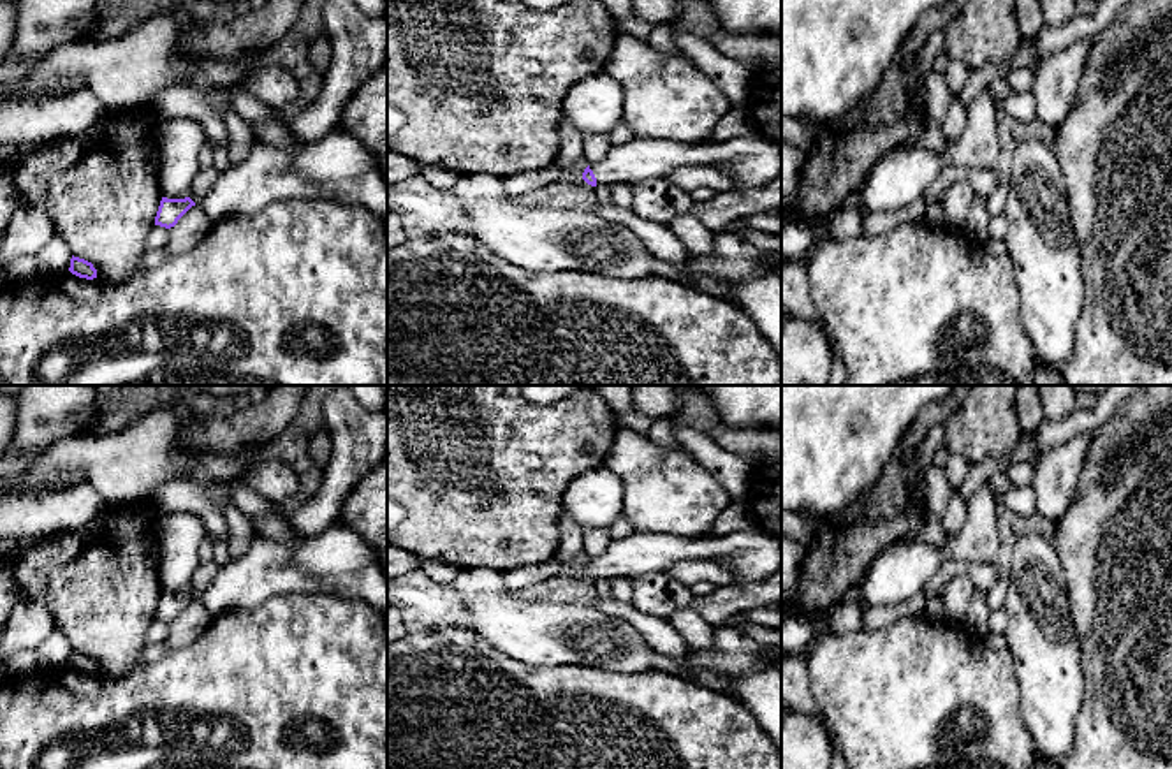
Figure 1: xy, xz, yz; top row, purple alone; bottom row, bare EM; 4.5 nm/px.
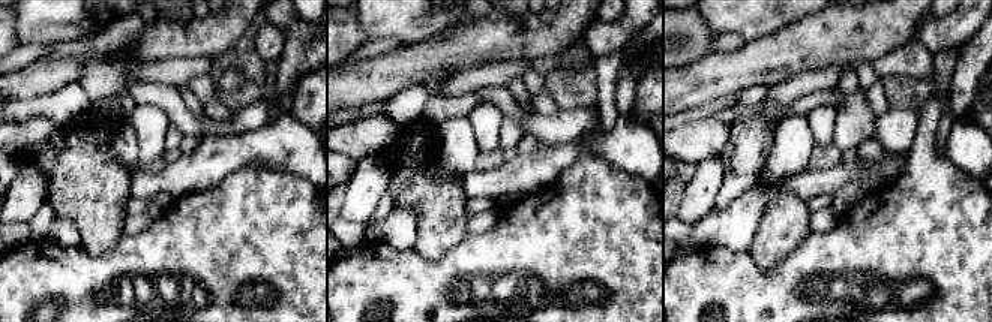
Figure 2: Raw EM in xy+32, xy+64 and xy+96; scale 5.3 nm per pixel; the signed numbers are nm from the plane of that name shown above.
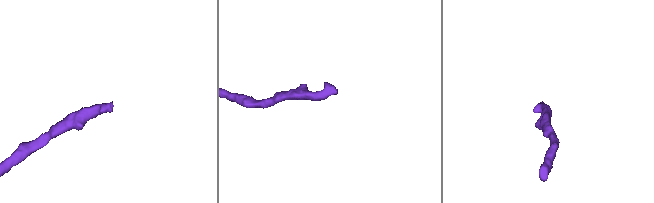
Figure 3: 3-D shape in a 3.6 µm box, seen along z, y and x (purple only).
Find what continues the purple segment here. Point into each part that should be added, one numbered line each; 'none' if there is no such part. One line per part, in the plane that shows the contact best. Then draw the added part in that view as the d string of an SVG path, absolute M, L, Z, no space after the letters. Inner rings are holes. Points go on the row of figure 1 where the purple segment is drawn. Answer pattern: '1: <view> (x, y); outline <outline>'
1: xz (752, 161); outline M760 134L727 141L678 143L672 139L639 139L611 146L604 160L590 169L597 185L635 185L667 179L683 165L716 165L730 174L734 190L748 192L781 176L781 146Z

